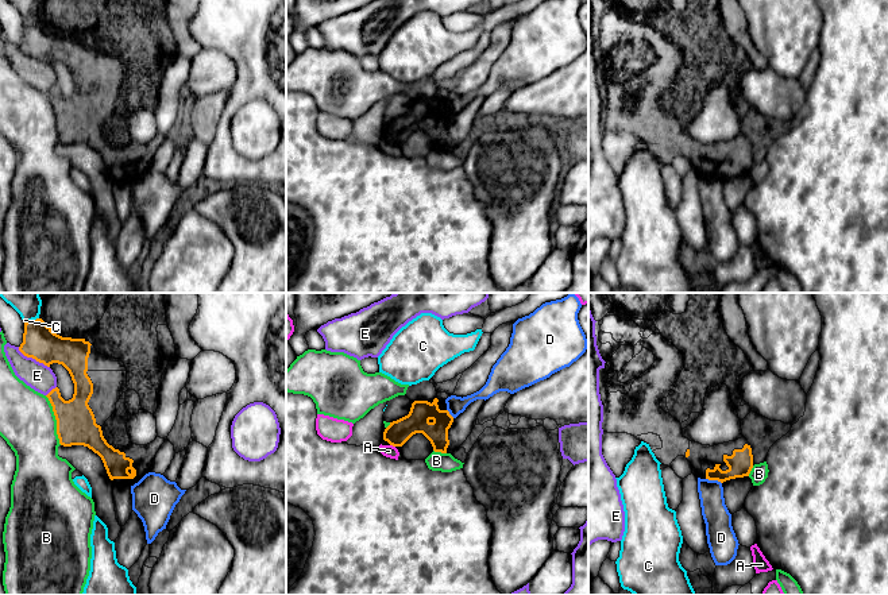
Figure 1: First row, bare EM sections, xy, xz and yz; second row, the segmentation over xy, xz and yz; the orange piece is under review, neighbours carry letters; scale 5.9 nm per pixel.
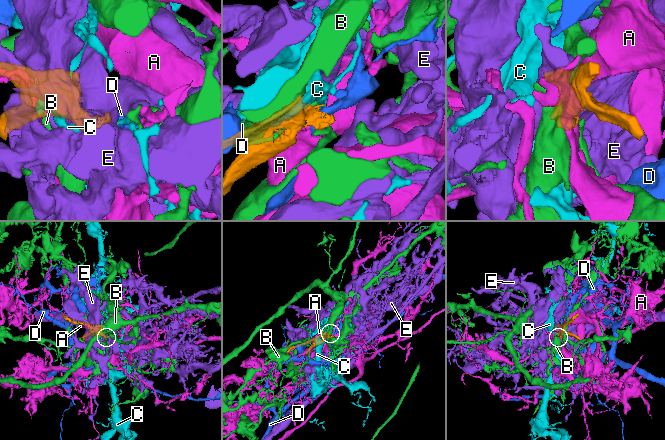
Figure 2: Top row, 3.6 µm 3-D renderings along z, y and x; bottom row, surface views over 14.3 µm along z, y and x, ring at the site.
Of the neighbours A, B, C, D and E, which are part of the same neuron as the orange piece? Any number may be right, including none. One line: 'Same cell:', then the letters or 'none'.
Same cell: none

